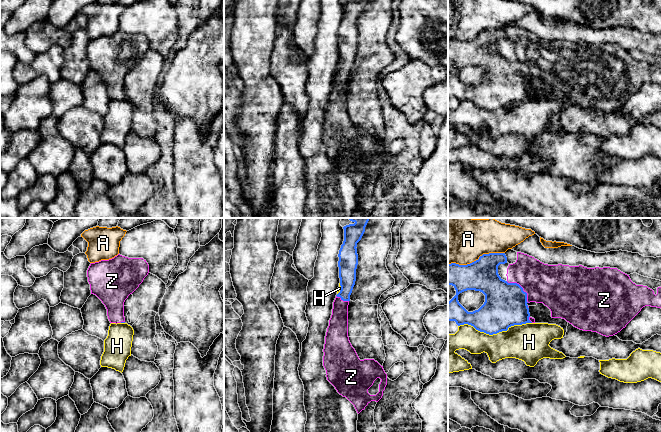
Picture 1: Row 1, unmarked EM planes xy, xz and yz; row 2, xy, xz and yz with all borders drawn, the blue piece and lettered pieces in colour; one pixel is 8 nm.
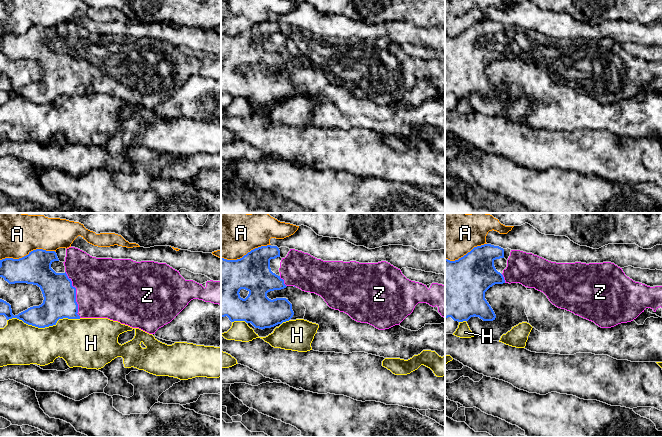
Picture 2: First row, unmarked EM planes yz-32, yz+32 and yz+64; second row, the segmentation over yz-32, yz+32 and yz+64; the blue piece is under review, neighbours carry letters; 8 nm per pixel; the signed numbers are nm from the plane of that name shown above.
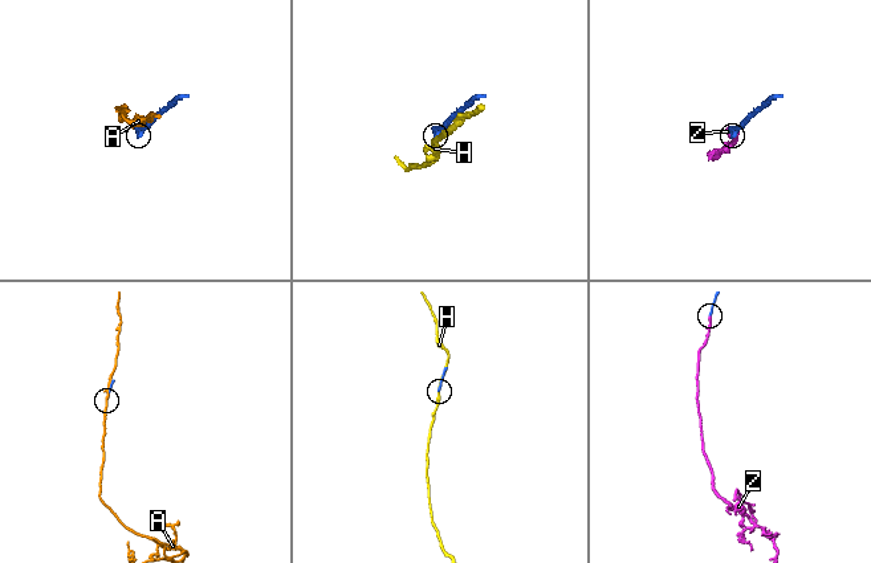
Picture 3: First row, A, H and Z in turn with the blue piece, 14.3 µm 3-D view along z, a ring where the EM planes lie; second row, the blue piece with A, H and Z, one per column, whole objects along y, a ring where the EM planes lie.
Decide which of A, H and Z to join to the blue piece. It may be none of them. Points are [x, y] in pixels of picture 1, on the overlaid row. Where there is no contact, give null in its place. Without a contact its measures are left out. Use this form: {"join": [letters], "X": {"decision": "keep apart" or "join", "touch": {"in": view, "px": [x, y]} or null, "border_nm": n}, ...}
{"join": ["Z"], "A": {"decision": "keep apart", "touch": {"in": "yz", "px": [476, 260]}, "border_nm": 460}, "H": {"decision": "keep apart", "touch": {"in": "yz", "px": [494, 333]}, "border_nm": 600}, "Z": {"decision": "join", "touch": {"in": "yz", "px": [521, 287]}, "border_nm": 260}}

